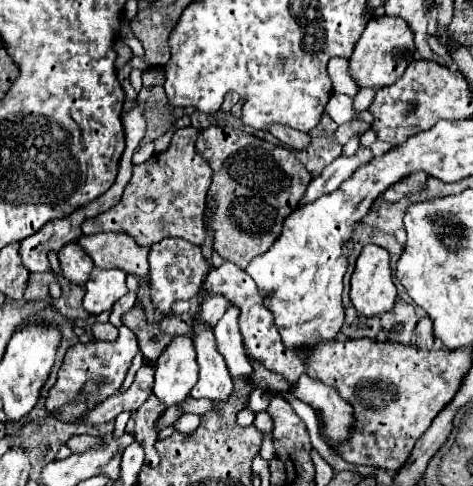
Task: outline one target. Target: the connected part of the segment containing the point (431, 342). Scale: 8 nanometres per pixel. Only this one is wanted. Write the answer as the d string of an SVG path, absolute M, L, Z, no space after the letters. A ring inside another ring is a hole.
M423 317L417 327L415 327L415 335L413 335L413 345L417 345L417 349L433 349L435 347L435 339L433 339L433 333L431 333L431 321L429 317Z

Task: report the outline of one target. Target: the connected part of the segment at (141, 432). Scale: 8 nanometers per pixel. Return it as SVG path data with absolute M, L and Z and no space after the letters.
M149 395L149 399L133 413L133 417L135 417L135 439L145 445L145 453L147 453L145 463L151 463L151 465L159 463L159 455L153 449L153 443L157 441L157 433L153 431L153 425L163 411L165 409L157 403L157 397Z

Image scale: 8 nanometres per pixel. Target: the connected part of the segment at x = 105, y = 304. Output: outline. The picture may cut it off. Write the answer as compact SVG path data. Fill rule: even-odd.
M95 267L91 271L89 283L85 283L85 299L83 299L85 309L93 315L99 315L101 311L109 311L113 307L113 303L119 301L129 291L125 285L125 279L127 279L127 273L123 269L97 269Z

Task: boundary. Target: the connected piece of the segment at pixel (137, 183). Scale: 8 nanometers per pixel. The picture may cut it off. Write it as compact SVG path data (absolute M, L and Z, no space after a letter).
M195 127L177 129L167 151L155 153L141 165L133 165L133 177L125 187L121 201L113 209L83 221L83 233L125 233L145 247L151 247L165 237L181 237L193 245L201 245L203 211L207 189L211 185L211 167L205 165L201 155L195 151L197 135L199 129Z

